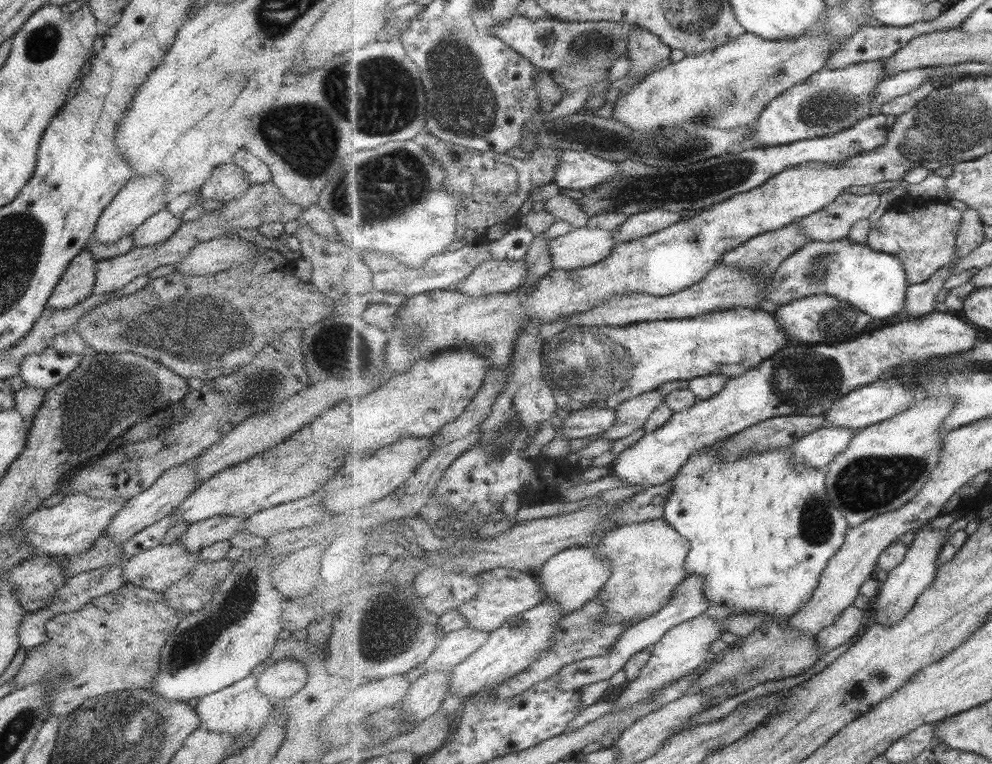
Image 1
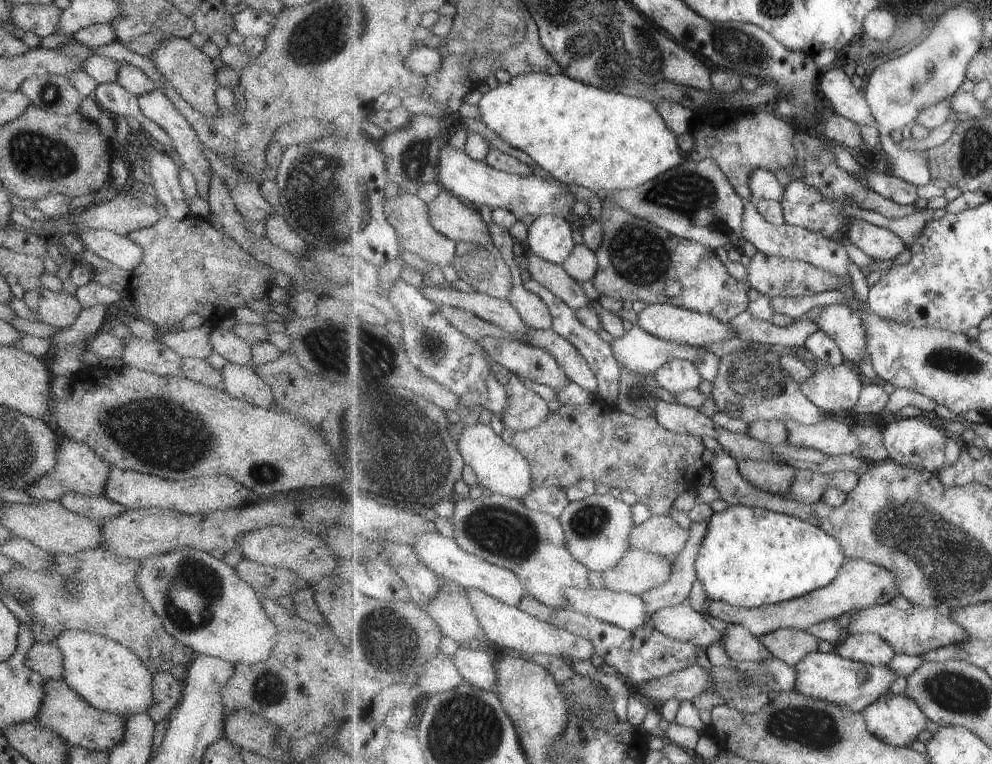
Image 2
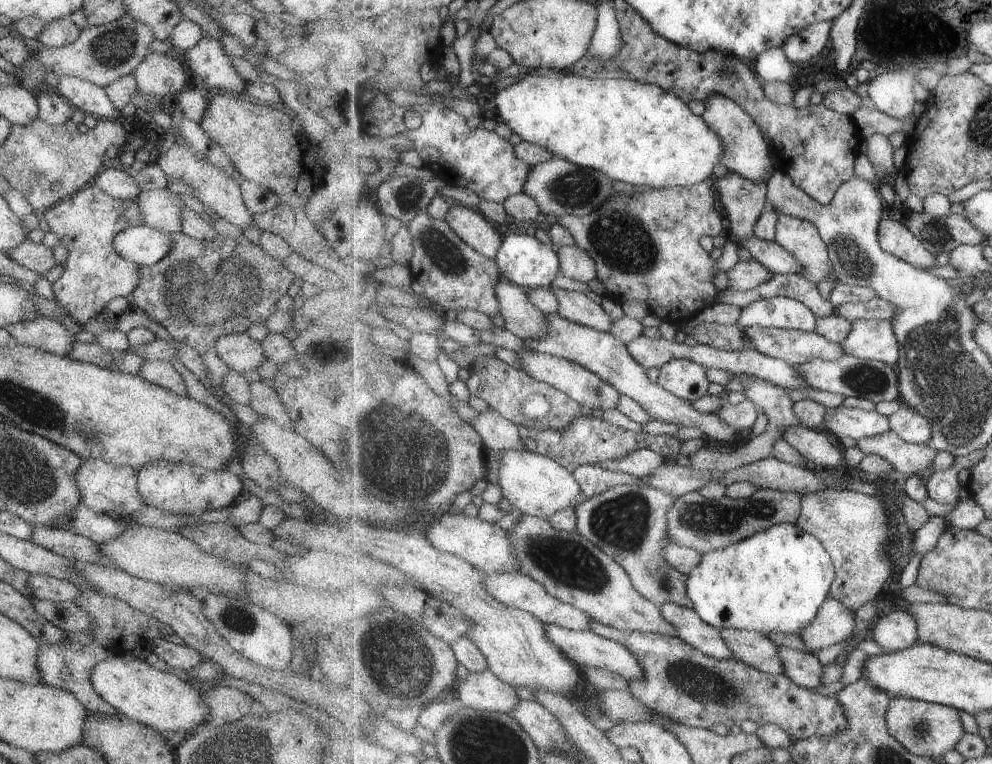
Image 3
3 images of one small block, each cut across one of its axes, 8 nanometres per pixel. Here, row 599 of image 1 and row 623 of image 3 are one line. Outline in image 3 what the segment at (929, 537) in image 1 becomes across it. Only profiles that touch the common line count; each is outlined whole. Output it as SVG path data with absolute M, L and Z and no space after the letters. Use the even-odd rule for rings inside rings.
M907 610L889 612L870 631L870 639L887 653L905 650L919 639L917 618Z

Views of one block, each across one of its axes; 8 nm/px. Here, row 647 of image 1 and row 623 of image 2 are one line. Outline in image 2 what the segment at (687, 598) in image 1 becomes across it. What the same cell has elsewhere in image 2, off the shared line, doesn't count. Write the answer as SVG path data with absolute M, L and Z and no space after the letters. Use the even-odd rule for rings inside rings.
M605 587L565 588L565 596L571 602L569 609L594 616L615 626L619 625L624 629L635 630L653 625L652 616L649 616L647 604L641 595Z

